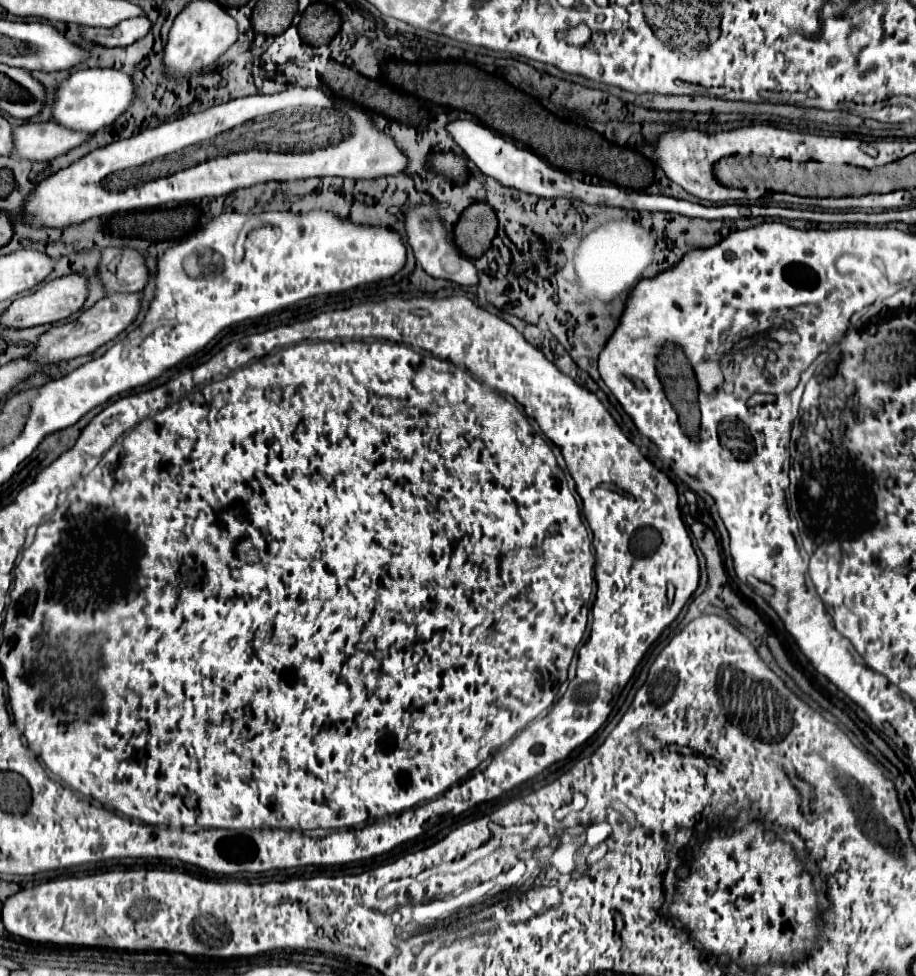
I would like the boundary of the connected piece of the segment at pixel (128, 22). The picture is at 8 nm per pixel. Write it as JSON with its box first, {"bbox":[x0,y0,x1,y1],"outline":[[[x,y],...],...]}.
{"bbox":[82,15,152,47],"outline":[[[146,15],[132,17],[120,21],[120,25],[112,29],[100,29],[100,27],[84,27],[82,35],[94,43],[100,43],[104,47],[126,47],[142,39],[150,31],[152,23]]]}

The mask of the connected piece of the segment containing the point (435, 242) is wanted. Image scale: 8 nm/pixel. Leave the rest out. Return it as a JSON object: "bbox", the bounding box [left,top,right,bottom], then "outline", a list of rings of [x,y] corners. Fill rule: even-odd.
{"bbox":[404,205,478,285],"outline":[[[418,205],[418,207],[408,209],[404,223],[406,223],[406,233],[408,233],[408,243],[414,249],[416,261],[428,275],[450,279],[458,285],[476,285],[478,283],[478,269],[474,267],[472,259],[464,257],[464,253],[460,253],[460,249],[456,249],[456,245],[452,241],[452,235],[444,229],[440,217],[436,215],[434,205]],[[422,219],[430,221],[430,229],[424,227]]]}

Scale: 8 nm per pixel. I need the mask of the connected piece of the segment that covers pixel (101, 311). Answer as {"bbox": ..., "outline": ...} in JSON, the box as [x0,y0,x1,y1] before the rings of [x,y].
{"bbox":[32,291,142,365],"outline":[[[140,291],[128,293],[128,295],[124,295],[124,293],[106,295],[94,307],[84,311],[76,321],[60,325],[60,327],[52,327],[44,335],[40,335],[36,349],[32,351],[32,357],[36,357],[38,363],[44,361],[44,365],[48,365],[48,363],[64,361],[64,359],[74,359],[80,355],[90,355],[98,347],[102,347],[104,343],[108,343],[116,335],[120,335],[136,319],[136,315],[140,313],[140,301],[142,301]]]}

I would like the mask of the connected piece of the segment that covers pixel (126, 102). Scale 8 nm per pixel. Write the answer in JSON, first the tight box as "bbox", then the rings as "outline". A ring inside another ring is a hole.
{"bbox":[52,69,136,133],"outline":[[[80,69],[58,85],[56,101],[52,107],[52,121],[86,133],[112,125],[136,99],[136,85],[130,75],[118,69]]]}

